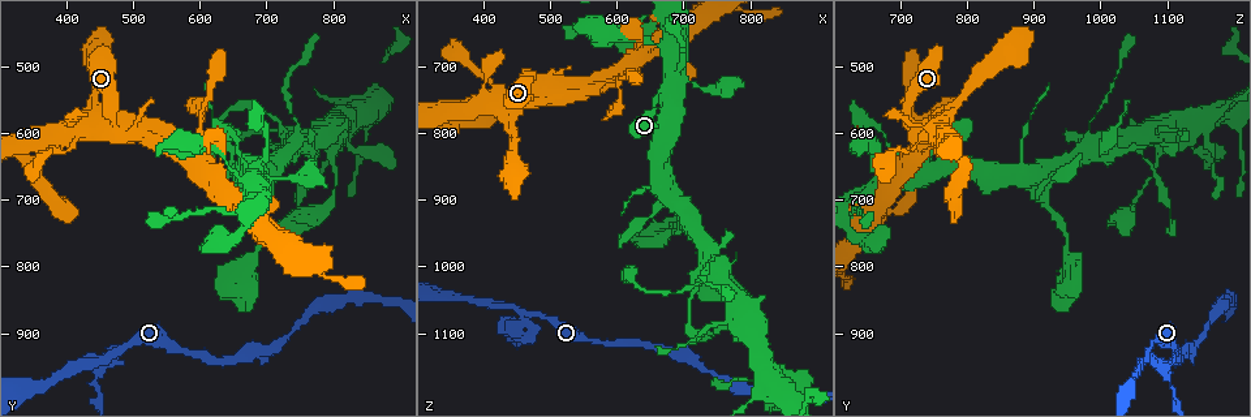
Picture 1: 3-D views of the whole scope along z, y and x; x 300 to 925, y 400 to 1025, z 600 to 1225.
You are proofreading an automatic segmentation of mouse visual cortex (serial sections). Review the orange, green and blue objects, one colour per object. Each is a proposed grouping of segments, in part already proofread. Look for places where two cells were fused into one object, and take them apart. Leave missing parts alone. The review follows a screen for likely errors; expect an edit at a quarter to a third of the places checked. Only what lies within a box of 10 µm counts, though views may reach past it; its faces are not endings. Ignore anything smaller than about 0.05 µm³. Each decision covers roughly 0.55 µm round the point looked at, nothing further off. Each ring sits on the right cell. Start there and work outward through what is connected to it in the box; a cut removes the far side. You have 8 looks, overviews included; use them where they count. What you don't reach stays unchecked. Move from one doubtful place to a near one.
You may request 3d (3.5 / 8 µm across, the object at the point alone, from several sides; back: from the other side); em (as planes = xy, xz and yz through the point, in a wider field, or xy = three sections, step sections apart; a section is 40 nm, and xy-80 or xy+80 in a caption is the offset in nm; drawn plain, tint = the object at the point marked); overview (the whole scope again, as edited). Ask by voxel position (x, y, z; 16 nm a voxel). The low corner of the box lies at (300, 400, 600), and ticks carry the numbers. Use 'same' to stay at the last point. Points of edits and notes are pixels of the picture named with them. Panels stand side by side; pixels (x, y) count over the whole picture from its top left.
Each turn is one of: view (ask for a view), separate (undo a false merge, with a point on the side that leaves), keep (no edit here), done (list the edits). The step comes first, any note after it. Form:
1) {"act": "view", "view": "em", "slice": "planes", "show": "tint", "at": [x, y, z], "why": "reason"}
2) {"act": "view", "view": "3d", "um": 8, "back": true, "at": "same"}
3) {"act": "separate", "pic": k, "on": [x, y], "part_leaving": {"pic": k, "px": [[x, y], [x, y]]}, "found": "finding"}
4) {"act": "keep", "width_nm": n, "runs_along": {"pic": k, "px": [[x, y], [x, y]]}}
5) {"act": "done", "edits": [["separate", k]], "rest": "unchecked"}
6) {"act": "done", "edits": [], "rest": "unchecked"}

{"act": "view", "view": "3d", "um": 3.5, "back": true, "at": [460, 940, 1070], "why": "narrows sharply"}

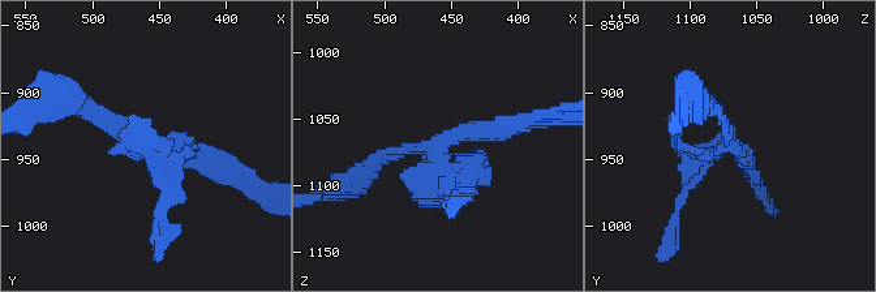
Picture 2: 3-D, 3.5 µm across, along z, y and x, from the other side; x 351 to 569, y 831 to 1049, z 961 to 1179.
{"act": "view", "view": "em", "slice": "xy", "step": 5, "show": "tint", "at": [460, 936, 1068]}

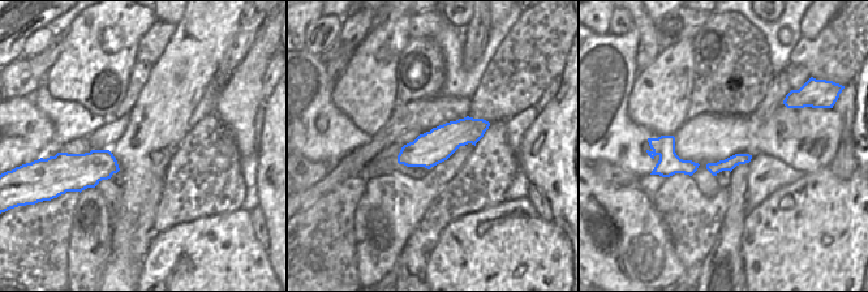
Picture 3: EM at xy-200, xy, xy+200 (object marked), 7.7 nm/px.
{"act": "separate", "pic": 2, "on": [160, 163], "part_leaving": {"pic": 2, "px": [[149, 147], [168, 188], [157, 252]]}, "found": "a second cell is stuck on"}

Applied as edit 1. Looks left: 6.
{"act": "view", "view": "overview", "why": "redraw"}

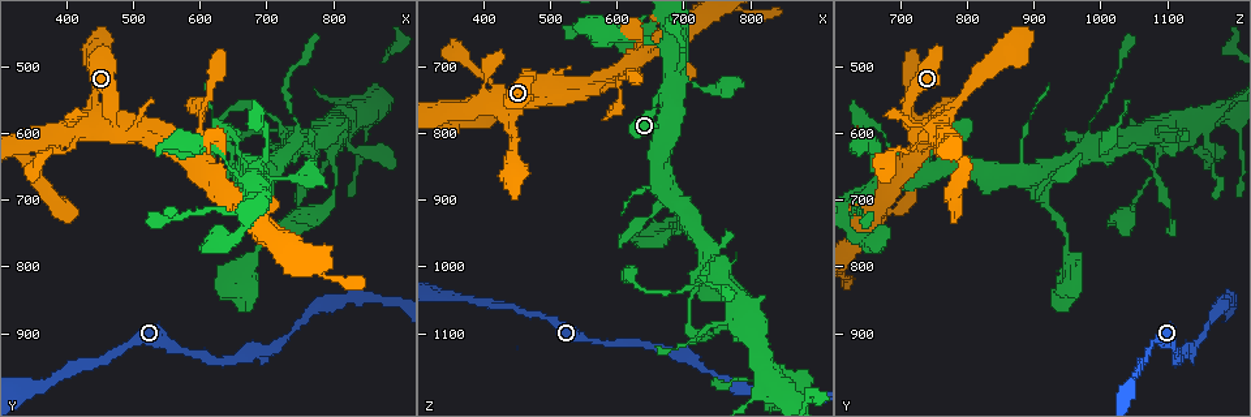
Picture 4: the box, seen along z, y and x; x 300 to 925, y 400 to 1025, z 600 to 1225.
{"act": "view", "view": "3d", "um": 3.5, "at": [675, 655, 735], "why": "sharp bend"}

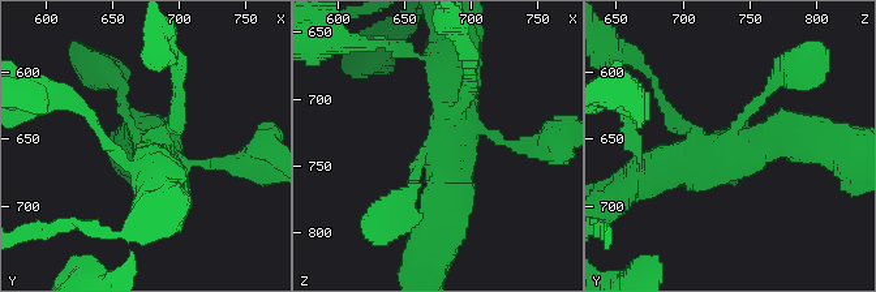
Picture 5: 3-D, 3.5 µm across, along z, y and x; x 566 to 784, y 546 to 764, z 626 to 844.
{"act": "view", "view": "em", "slice": "xy", "step": 3, "show": "tint", "at": [672, 656, 740], "why": "shape alone is not enough"}

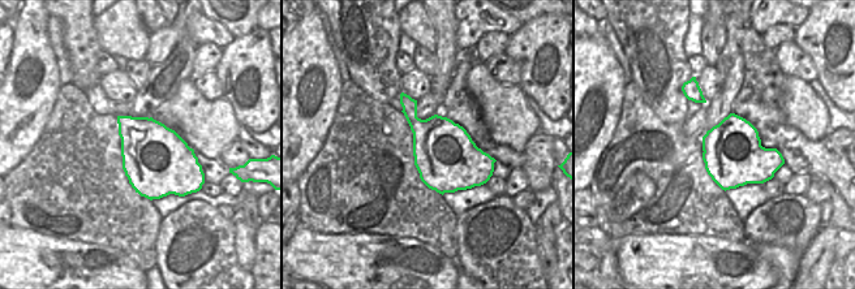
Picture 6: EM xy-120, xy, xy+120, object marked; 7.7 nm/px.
{"act": "keep", "runs_along": {"pic": 5, "px": [[774, 80], [734, 144], [815, 140]]}, "found": "continuous, no second cell"}

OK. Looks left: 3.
{"act": "view", "view": "3d", "um": 8, "at": [605, 570, 715], "why": "narrows sharply"}

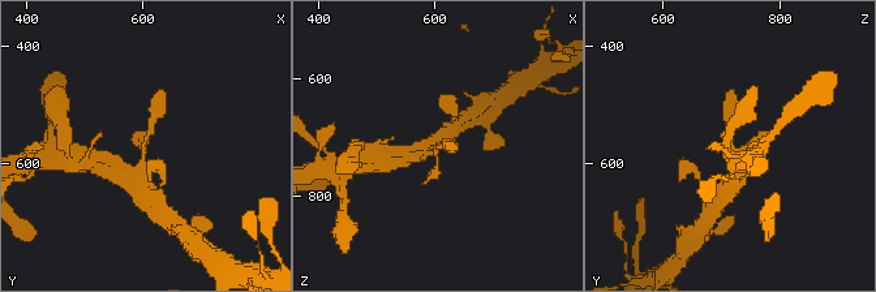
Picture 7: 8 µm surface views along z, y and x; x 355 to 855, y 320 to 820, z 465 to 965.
{"act": "view", "view": "3d", "um": 3.5, "at": "same"}

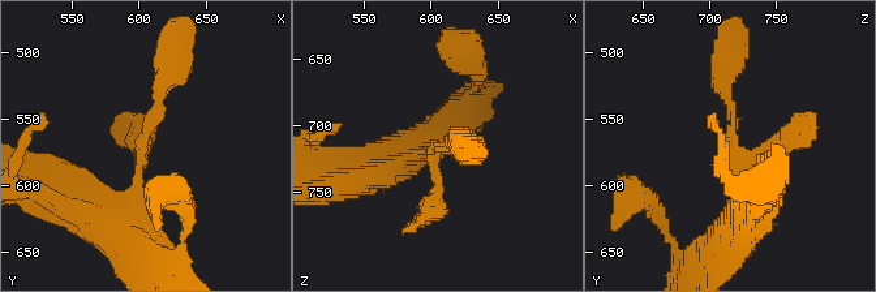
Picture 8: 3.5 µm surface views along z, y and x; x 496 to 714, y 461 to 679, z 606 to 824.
{"act": "view", "view": "em", "slice": "xy", "step": 2, "show": "tint", "at": [602, 566, 714], "why": "shape alone is not enough"}

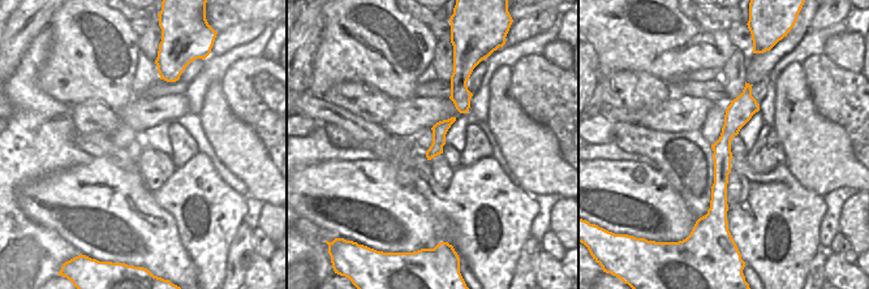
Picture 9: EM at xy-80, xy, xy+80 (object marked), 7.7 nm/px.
{"act": "keep", "width_nm": 120, "runs_along": {"pic": 8, "px": [[121, 230], [168, 65]]}, "found": "one cell here"}

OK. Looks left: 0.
{"act": "done", "edits": [["separate", 2]], "rest": "unchecked"}

